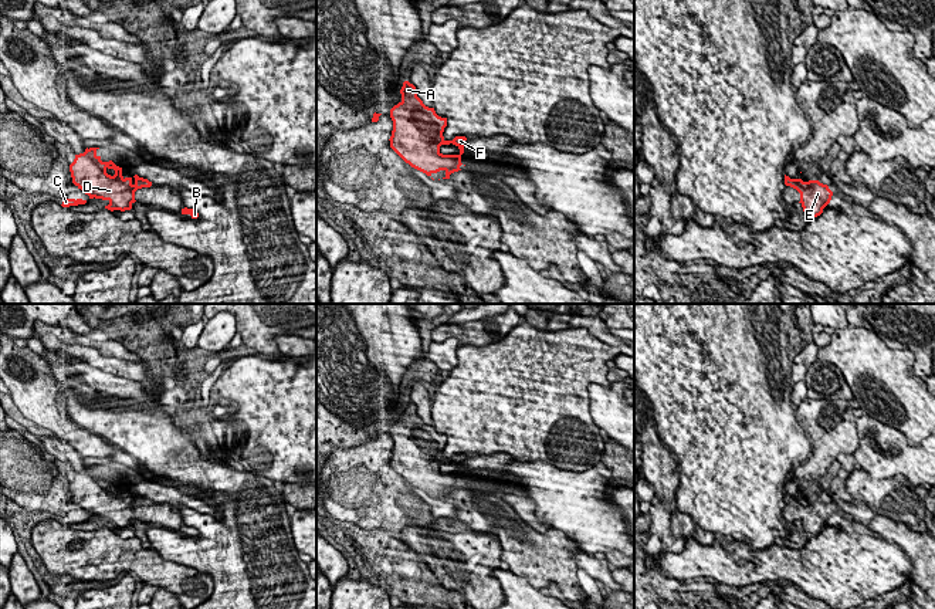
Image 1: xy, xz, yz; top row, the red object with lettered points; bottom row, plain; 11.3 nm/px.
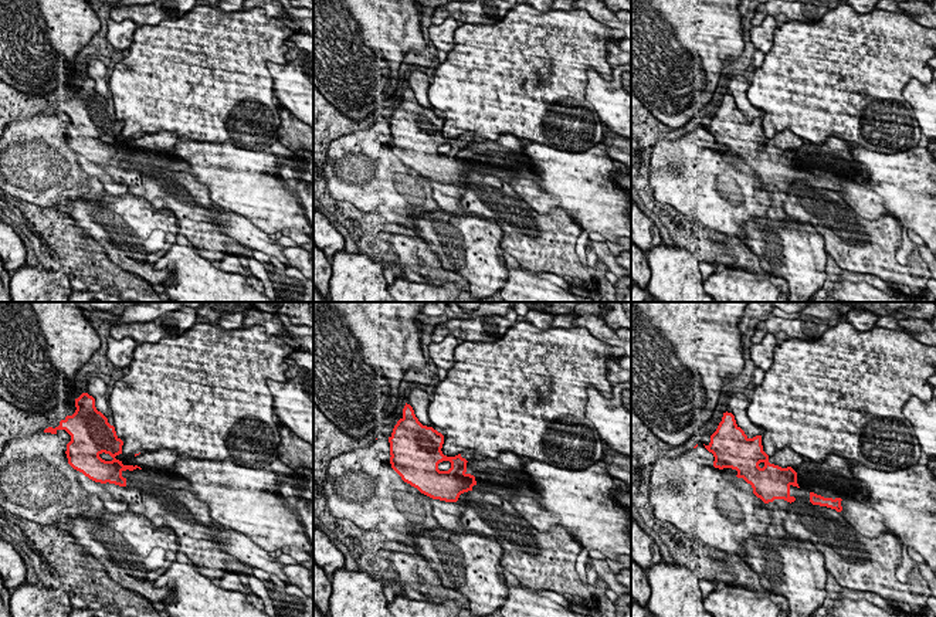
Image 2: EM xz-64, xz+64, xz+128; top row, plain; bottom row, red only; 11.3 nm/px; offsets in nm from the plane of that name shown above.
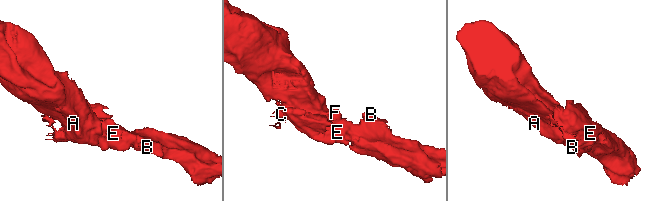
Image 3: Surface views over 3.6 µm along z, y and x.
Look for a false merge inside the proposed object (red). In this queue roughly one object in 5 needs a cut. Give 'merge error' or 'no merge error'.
no merge error

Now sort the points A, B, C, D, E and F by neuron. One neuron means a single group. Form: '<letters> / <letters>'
A B C D E F

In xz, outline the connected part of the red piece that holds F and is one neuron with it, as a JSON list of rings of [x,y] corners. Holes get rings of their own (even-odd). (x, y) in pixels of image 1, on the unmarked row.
[[[409,399],[400,407],[402,419],[390,427],[393,449],[390,466],[411,485],[431,495],[440,488],[446,490],[443,497],[461,488],[461,473],[464,471],[465,454],[455,454],[446,459],[443,454],[447,436],[436,432],[417,415],[416,405]],[[441,463],[455,463],[458,473],[443,473]]]

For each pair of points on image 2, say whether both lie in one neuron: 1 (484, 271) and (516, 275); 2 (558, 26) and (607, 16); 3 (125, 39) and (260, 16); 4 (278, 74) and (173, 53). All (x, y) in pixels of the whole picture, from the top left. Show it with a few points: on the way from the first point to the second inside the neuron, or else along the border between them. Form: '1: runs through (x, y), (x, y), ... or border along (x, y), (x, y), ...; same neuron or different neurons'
1: border along (505, 261), (506, 282), (502, 287); different neurons
2: border along (589, 14), (616, 29); different neurons
3: border along (138, 27), (134, 41), (128, 48); different neurons
4: border along (268, 60), (267, 70), (277, 105); different neurons

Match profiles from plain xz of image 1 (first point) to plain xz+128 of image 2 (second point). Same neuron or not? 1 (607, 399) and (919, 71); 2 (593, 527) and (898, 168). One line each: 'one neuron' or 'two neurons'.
1: two neurons
2: one neuron

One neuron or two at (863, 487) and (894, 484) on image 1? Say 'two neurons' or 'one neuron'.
one neuron

